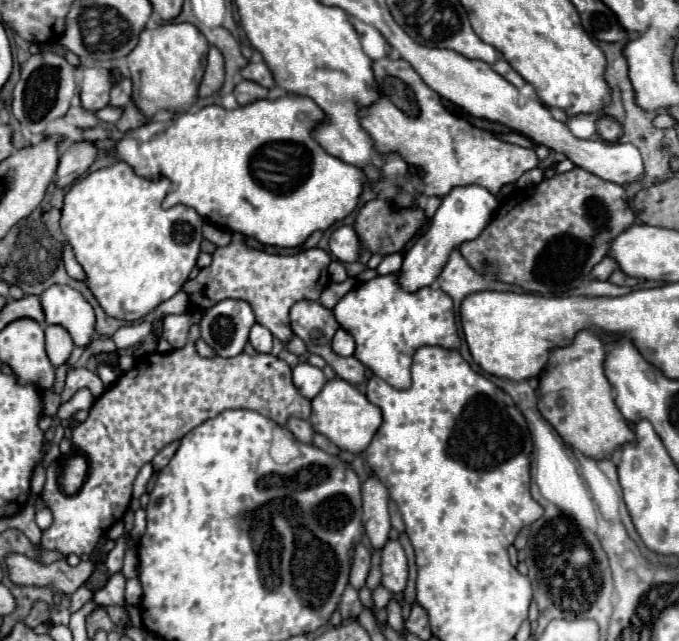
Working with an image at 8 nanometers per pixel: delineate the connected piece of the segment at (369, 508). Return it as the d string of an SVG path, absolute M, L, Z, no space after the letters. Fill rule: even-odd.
M370 476L362 484L362 500L364 500L364 528L374 548L382 548L388 540L390 532L390 516L388 516L388 488L376 476Z

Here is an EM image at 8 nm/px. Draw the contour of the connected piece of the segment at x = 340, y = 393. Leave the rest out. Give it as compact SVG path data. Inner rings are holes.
M334 378L334 380L328 380L326 386L322 388L322 392L312 400L310 424L316 432L330 438L340 450L358 454L358 452L366 450L366 446L370 444L378 426L382 424L382 412L362 392L358 392L358 388L354 384L350 384L342 378Z

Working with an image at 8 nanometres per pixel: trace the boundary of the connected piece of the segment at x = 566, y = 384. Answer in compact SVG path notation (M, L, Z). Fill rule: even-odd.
M580 330L568 346L550 350L548 366L540 374L538 410L554 426L566 444L584 456L600 460L624 442L634 440L634 432L622 418L612 398L612 386L602 372L604 346L590 330Z

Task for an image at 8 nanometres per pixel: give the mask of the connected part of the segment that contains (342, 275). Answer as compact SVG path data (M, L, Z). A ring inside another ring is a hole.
M332 261L328 267L328 276L331 282L340 283L348 278L344 264L338 261Z

